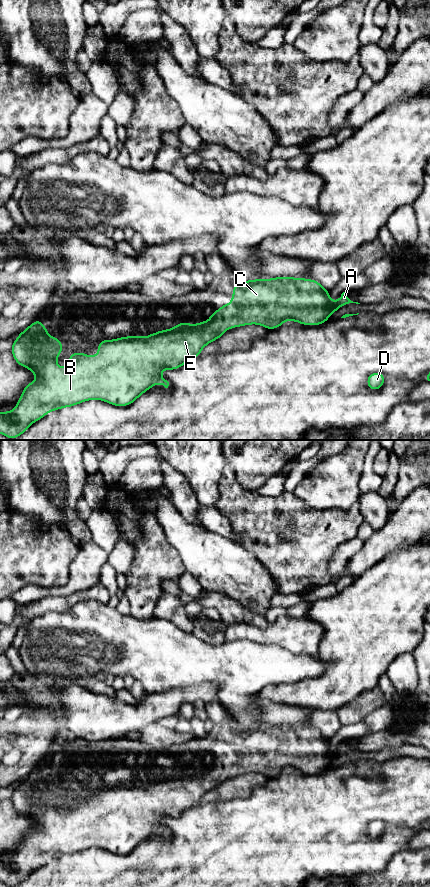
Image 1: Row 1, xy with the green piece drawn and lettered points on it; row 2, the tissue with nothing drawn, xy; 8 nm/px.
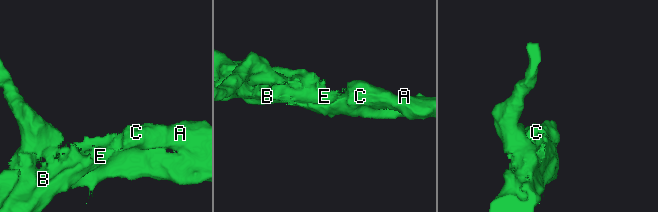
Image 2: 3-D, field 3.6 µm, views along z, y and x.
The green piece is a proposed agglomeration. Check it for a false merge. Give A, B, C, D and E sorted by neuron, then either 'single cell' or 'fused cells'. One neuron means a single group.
A B C D E; single cell

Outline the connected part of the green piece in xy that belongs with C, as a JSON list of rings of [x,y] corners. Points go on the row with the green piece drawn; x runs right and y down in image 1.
[[[285,276],[284,277],[278,277],[278,278],[271,278],[269,280],[261,278],[259,280],[248,280],[246,282],[239,282],[233,288],[233,298],[232,298],[232,301],[230,302],[230,304],[229,305],[225,305],[225,304],[221,305],[221,308],[220,308],[221,313],[220,314],[217,313],[217,306],[214,307],[214,313],[210,315],[211,317],[210,317],[210,319],[208,320],[207,323],[205,323],[202,320],[198,325],[196,325],[196,324],[189,325],[187,322],[184,321],[184,322],[181,322],[180,324],[176,325],[172,329],[162,330],[162,331],[156,332],[154,334],[151,334],[147,337],[136,337],[135,335],[132,335],[131,337],[121,337],[121,338],[118,338],[116,340],[106,340],[105,339],[102,342],[98,343],[98,352],[99,352],[99,354],[97,356],[88,356],[88,355],[86,355],[84,353],[81,353],[81,352],[70,354],[69,363],[64,368],[58,368],[57,367],[57,356],[62,352],[62,349],[63,349],[62,343],[58,338],[50,337],[50,336],[47,335],[48,330],[45,326],[41,325],[41,318],[39,318],[34,323],[32,323],[27,329],[25,329],[22,333],[19,333],[19,337],[14,340],[14,343],[12,345],[12,349],[11,349],[15,361],[20,366],[24,366],[24,367],[30,369],[34,373],[35,378],[37,378],[39,381],[38,382],[31,381],[31,383],[28,384],[24,388],[23,392],[21,393],[20,400],[18,401],[18,403],[17,403],[17,405],[16,405],[16,407],[14,408],[13,411],[11,411],[11,412],[0,412],[0,433],[5,435],[6,437],[8,437],[10,439],[15,439],[19,435],[23,434],[32,423],[34,423],[37,420],[43,418],[48,412],[53,411],[53,410],[58,410],[60,408],[64,408],[64,407],[74,406],[76,404],[79,404],[81,402],[91,400],[91,399],[94,399],[94,398],[98,399],[98,400],[103,400],[105,402],[108,402],[110,404],[113,404],[113,405],[119,406],[119,407],[126,406],[128,404],[131,405],[141,394],[143,394],[145,391],[149,390],[154,384],[161,384],[165,388],[168,388],[169,382],[167,380],[163,379],[160,376],[161,371],[165,370],[165,369],[171,369],[171,370],[178,369],[183,364],[188,362],[189,360],[199,356],[203,347],[205,347],[208,343],[210,343],[210,342],[218,339],[219,337],[223,336],[224,332],[227,329],[235,328],[237,326],[245,326],[247,324],[260,324],[260,325],[266,327],[269,330],[269,329],[274,329],[274,328],[277,328],[277,327],[281,326],[286,320],[296,321],[296,322],[299,322],[303,325],[319,325],[319,324],[325,323],[334,311],[337,311],[338,309],[340,309],[339,308],[340,305],[344,306],[344,305],[349,304],[349,303],[360,304],[358,302],[351,301],[347,297],[347,291],[345,291],[341,294],[341,298],[339,300],[336,300],[335,302],[332,302],[329,299],[329,292],[330,292],[330,290],[325,290],[318,281],[311,280],[311,279],[291,278],[291,277],[285,277]]]

